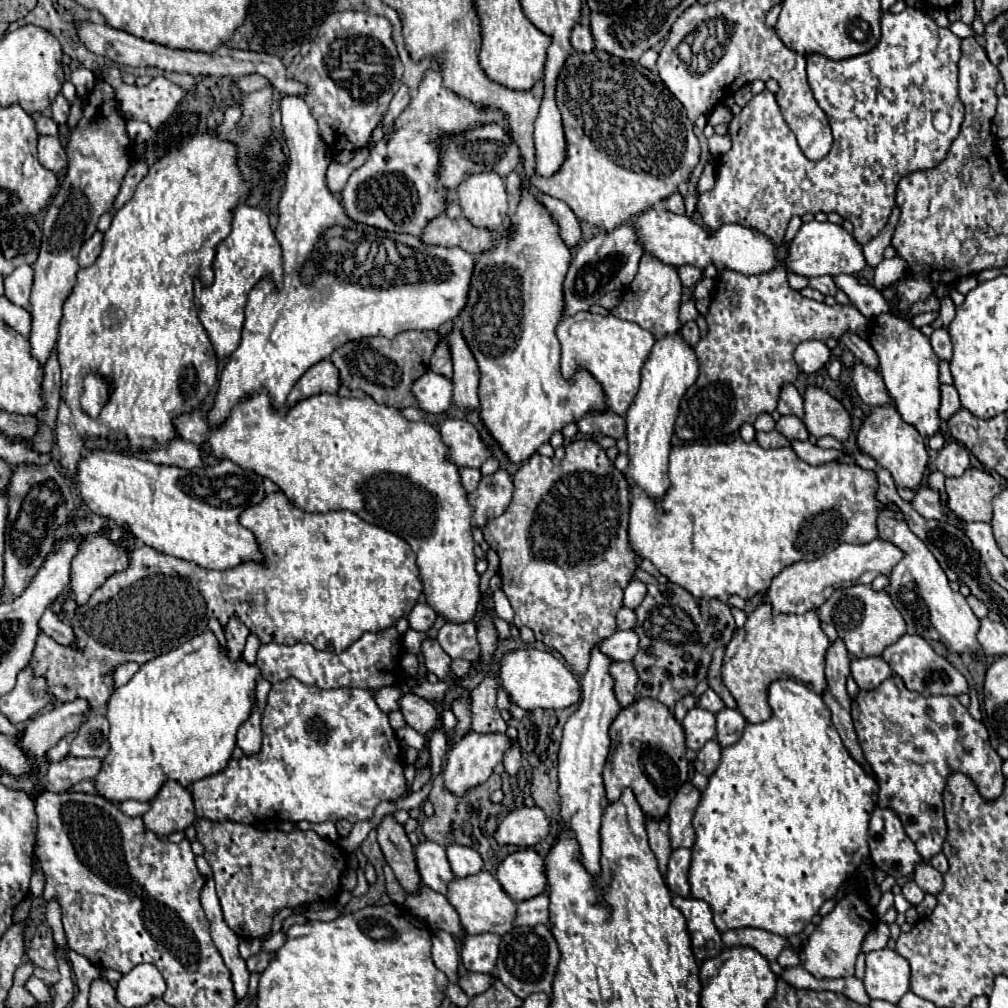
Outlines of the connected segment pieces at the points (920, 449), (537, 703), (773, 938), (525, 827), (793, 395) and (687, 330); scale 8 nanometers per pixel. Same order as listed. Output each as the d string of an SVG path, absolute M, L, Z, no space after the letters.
M873 408L857 432L857 444L861 452L869 454L881 468L891 472L897 488L919 488L927 468L925 438L911 424L907 424L895 408Z
M537 648L527 650L515 650L507 654L501 660L499 668L499 682L507 690L509 698L519 704L525 710L537 710L537 708L567 708L581 700L581 684L575 680L575 676L569 672L565 664L561 664L553 654Z
M759 928L729 930L729 932L723 932L721 938L723 938L723 944L727 948L749 946L749 948L757 950L769 962L777 960L781 950L785 950L789 946L789 940L785 936L777 936L777 934L771 934L767 930L759 930Z
M521 806L505 816L505 820L495 832L495 838L499 844L535 846L549 836L549 830L551 830L549 818L539 806L535 808Z
M785 384L777 402L777 412L779 414L793 414L797 418L803 418L805 410L803 410L803 396L797 392L797 388L793 384Z
M691 320L691 322L685 322L681 326L681 334L685 336L685 340L689 340L689 344L697 344L699 342L699 328L697 328L697 322Z

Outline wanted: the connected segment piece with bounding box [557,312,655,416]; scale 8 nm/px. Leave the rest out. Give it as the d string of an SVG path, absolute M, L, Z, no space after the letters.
M577 312L575 316L565 316L559 322L557 338L563 350L561 356L563 376L569 380L579 366L587 368L603 386L607 394L607 406L611 408L611 412L625 416L637 394L641 364L645 362L645 356L649 356L649 348L653 348L655 336L649 330L643 330L641 326L615 316Z

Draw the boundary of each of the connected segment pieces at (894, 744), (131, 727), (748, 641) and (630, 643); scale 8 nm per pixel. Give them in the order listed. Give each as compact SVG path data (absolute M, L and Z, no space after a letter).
M891 676L873 692L859 692L853 700L853 722L859 744L867 762L871 764L877 782L879 782L879 808L889 808L901 820L907 836L915 842L917 852L925 862L929 862L943 848L943 840L947 834L947 824L943 816L943 788L945 780L951 772L965 772L977 786L983 798L995 800L1003 792L1005 776L1001 772L1003 760L989 744L987 728L975 720L969 710L955 696L921 696L919 692L911 692L901 684L899 676Z
M211 630L193 636L179 648L145 662L139 672L109 698L107 718L111 722L109 744L111 752L103 758L103 768L97 774L97 792L111 800L153 800L167 780L177 780L189 788L195 780L207 778L225 770L237 746L237 730L255 708L255 688L261 670L247 664L245 658L231 660L227 648L219 644Z
M761 604L755 612L749 614L745 626L747 630L737 630L725 650L723 682L737 700L739 710L747 722L763 722L771 718L767 688L773 680L793 678L817 694L825 692L825 654L829 640L821 630L817 612L773 616L769 604Z
M617 630L613 636L605 638L605 652L613 656L615 662L633 660L639 648L639 636L633 630Z

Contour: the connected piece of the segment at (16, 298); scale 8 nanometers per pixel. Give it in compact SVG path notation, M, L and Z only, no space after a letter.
M19 266L9 276L5 276L5 298L21 308L29 308L29 292L33 286L33 268Z

